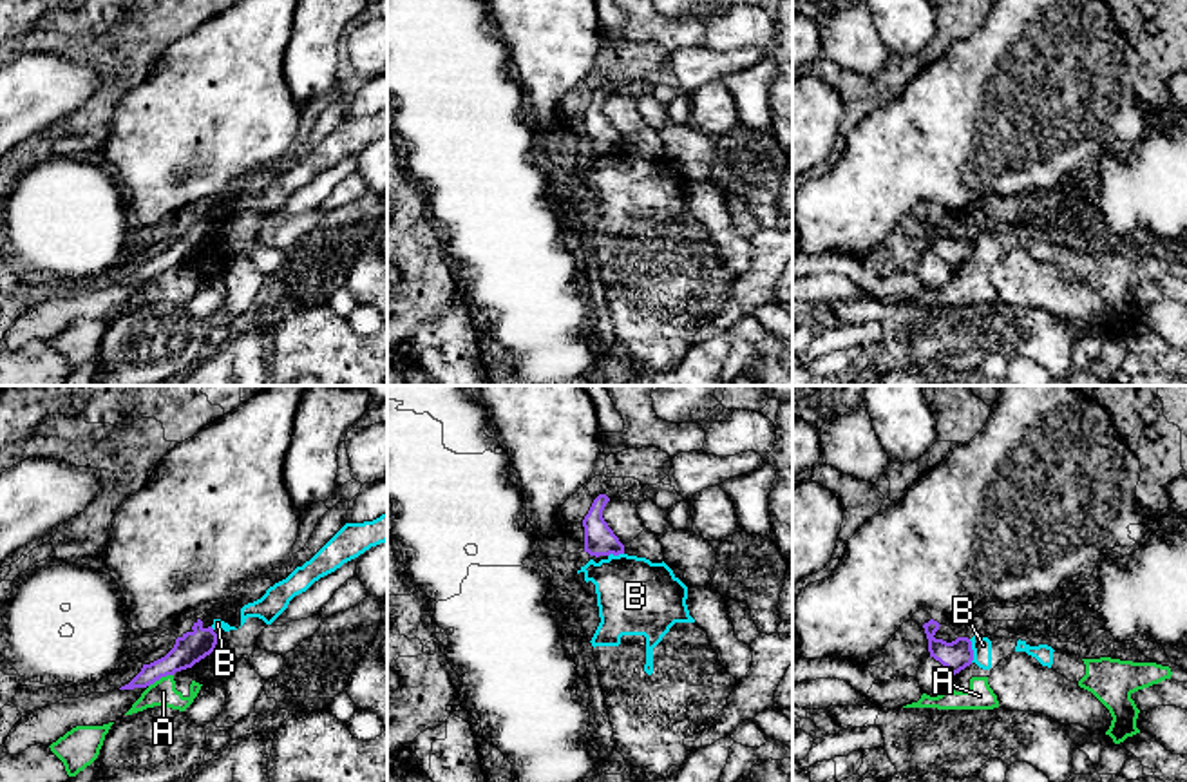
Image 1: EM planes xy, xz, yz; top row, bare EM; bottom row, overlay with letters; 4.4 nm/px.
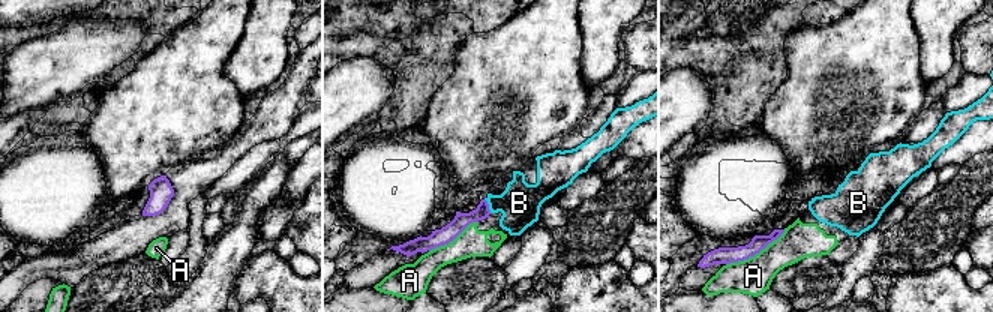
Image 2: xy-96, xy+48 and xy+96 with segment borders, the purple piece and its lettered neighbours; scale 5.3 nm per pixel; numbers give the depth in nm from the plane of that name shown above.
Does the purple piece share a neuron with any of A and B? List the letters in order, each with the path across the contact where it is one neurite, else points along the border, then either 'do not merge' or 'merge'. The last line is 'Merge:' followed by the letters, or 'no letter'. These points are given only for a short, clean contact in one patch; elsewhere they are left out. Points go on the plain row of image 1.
A: do not merge
B: border yz (968, 234), (972, 256); do not merge
Merge: no letter

